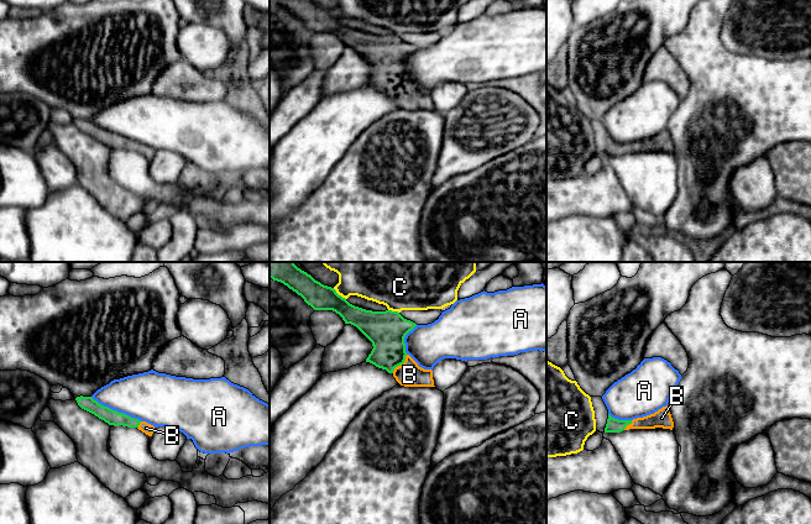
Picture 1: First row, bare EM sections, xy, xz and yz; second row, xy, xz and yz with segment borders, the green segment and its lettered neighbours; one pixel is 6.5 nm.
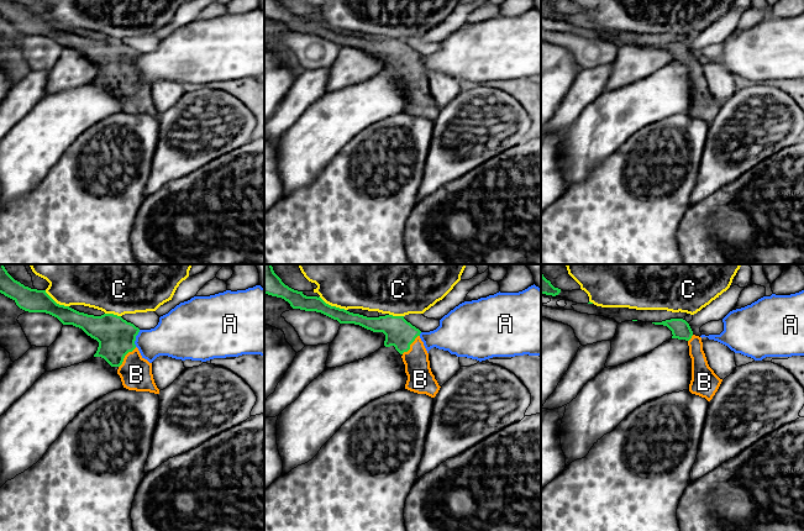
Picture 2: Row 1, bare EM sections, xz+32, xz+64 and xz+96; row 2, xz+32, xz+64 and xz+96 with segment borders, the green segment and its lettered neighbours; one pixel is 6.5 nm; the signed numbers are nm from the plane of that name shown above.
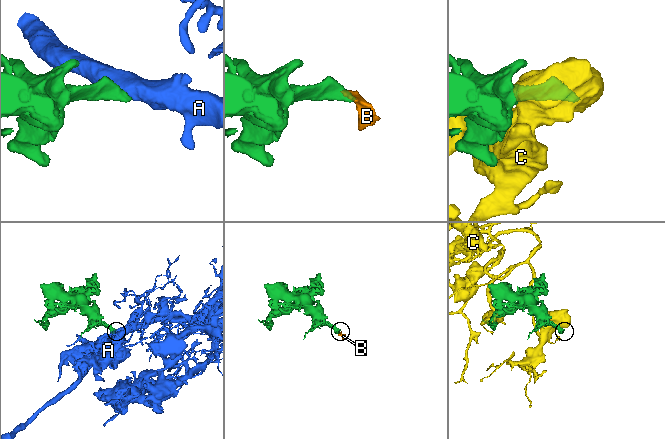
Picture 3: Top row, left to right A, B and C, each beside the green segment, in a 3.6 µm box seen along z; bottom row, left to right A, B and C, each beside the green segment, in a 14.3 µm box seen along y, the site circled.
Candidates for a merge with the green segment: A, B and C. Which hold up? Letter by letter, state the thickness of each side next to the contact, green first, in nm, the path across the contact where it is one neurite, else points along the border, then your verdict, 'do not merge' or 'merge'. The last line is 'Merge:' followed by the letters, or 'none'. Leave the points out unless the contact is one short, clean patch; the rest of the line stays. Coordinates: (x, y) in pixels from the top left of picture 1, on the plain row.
A: calibres 100 and 320 nm; do not merge
B: calibres 240 and 160 nm; way xz (386, 53), (388, 74), (401, 87), (409, 98); merge
C: calibres 170 and 160 nm; do not merge
Merge: B

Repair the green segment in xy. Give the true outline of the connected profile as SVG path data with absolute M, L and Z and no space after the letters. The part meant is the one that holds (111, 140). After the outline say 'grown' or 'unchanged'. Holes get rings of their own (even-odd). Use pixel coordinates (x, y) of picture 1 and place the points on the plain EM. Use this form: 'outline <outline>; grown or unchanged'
outline M80 119L80 120L77 120L75 124L82 132L94 137L95 140L104 143L109 148L114 148L114 150L122 148L127 151L137 151L138 153L141 153L148 159L152 159L152 157L155 156L153 148L146 145L141 145L138 142L131 141L124 136L113 133L108 130L104 130L99 127L96 124L94 124L91 120Z; grown

